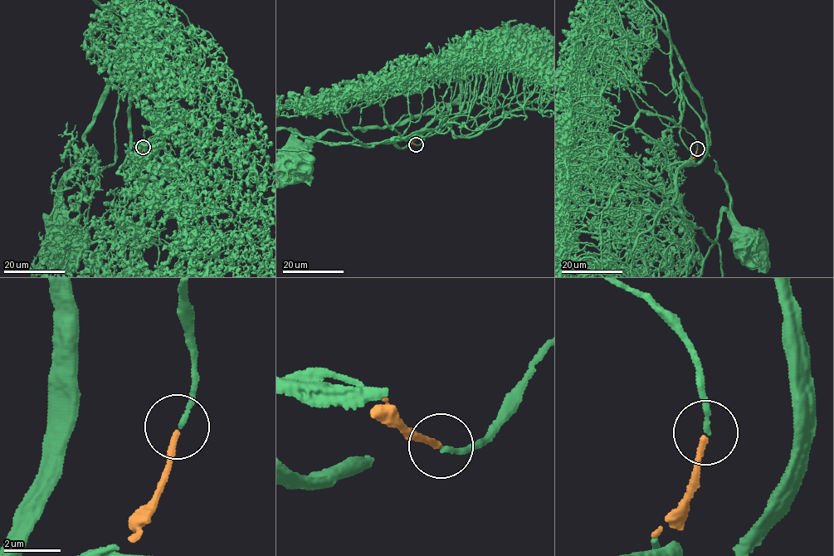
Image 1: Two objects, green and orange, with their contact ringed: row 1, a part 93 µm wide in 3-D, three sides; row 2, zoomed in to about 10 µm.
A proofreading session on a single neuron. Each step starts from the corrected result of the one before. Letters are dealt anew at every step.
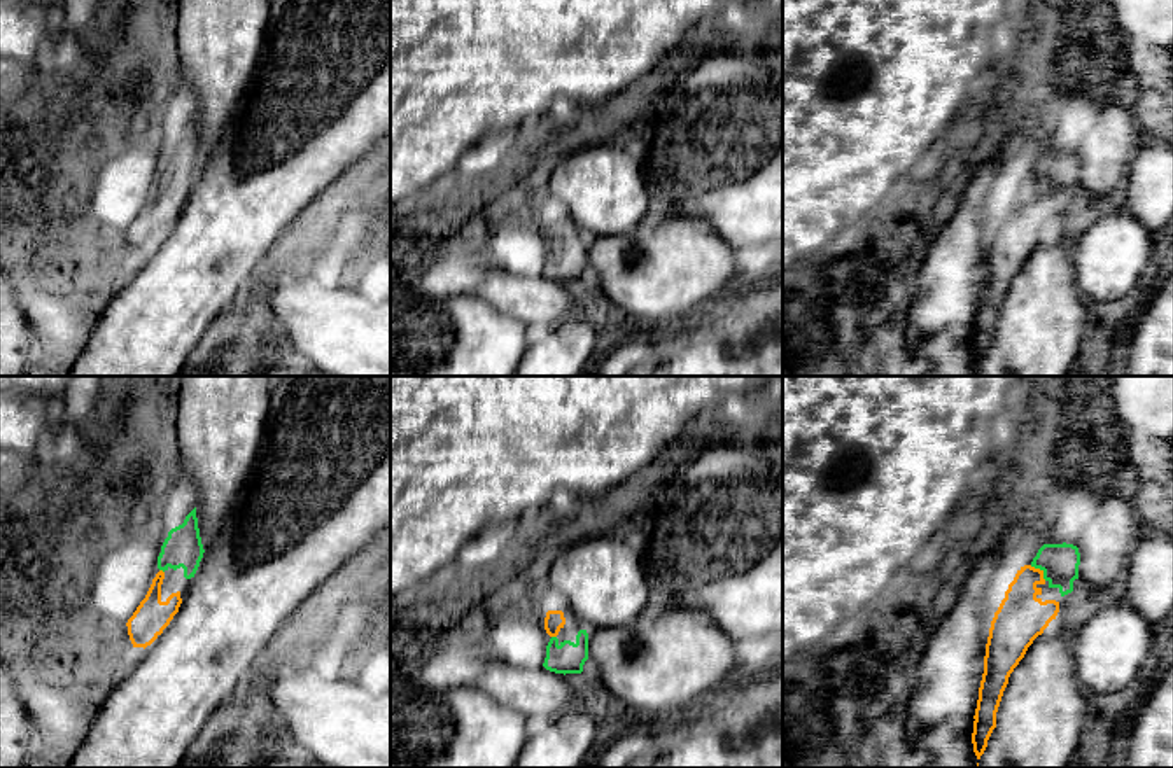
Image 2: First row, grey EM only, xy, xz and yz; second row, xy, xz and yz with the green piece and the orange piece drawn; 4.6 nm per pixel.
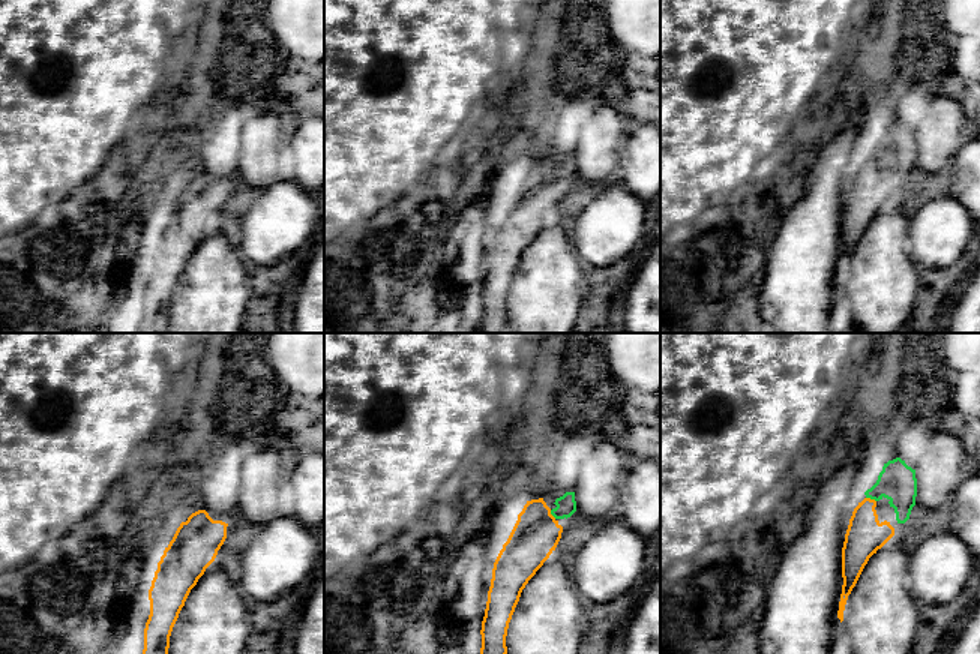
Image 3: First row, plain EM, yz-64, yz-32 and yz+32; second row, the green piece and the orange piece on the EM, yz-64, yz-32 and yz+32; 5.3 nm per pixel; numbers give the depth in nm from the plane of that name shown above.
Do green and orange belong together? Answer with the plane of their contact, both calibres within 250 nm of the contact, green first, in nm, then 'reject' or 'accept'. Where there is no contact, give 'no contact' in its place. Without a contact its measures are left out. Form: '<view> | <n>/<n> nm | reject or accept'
yz | 180/220 nm | accept

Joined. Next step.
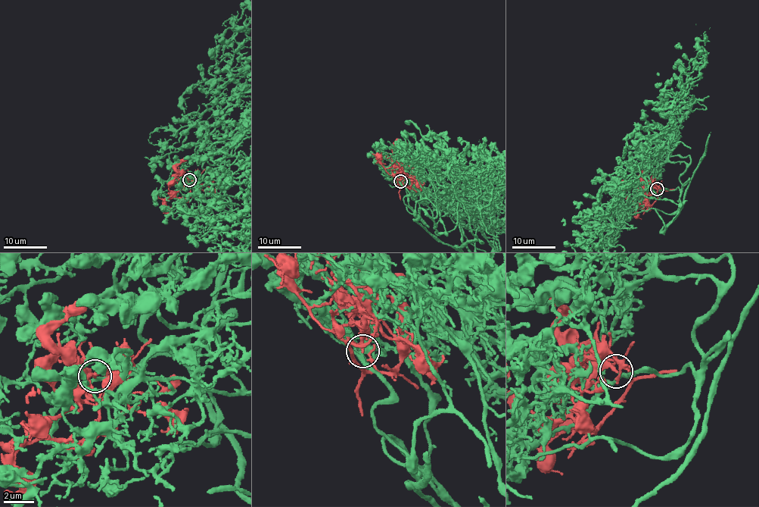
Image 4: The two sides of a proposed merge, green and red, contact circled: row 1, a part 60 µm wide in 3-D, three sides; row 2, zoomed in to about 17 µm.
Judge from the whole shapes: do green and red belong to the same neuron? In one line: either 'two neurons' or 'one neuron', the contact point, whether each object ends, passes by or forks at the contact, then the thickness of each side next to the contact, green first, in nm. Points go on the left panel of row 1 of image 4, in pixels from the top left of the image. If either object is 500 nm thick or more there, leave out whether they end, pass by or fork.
two neurons; place (189, 179); green passes by; red ends; calibres 220 and 200 nm

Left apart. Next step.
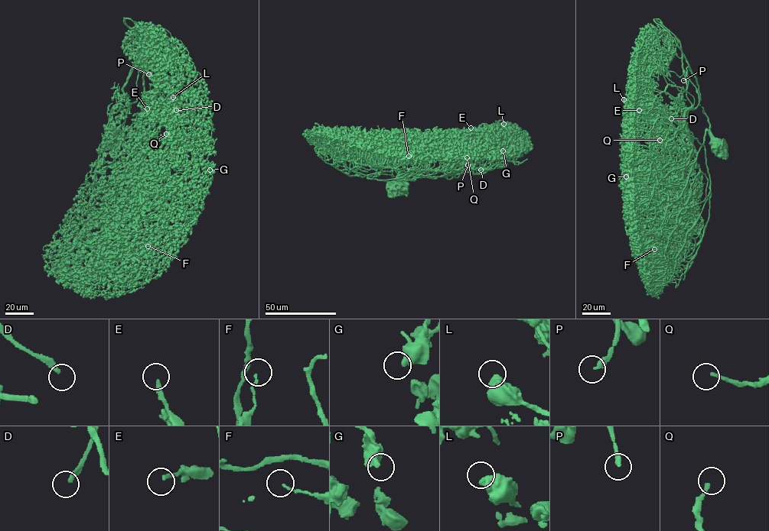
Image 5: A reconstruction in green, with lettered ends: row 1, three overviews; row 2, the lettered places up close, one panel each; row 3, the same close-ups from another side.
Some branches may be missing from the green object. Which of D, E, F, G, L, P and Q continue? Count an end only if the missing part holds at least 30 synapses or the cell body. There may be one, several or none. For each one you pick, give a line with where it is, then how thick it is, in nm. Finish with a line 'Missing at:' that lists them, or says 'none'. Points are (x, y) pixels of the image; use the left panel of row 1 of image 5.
P: place (148, 74); calibre 240 nm
Q: place (166, 134); calibre 180 nm
Missing at: P, Q

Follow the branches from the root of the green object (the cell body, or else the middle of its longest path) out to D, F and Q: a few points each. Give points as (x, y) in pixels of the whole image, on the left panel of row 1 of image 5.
D: (115, 137), (106, 126), (110, 139), (125, 138), (159, 120), (174, 118), (167, 104), (176, 99), (176, 110)
F: (115, 137), (106, 126), (96, 184), (105, 192), (141, 204), (148, 227), (156, 239), (154, 250), (148, 246)
Q: (115, 137), (106, 126), (109, 138), (119, 140), (148, 131), (159, 120), (164, 121), (166, 118), (166, 134)

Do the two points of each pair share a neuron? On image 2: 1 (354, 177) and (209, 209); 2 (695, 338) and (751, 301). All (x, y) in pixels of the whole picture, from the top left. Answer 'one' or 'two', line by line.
1: two
2: one

